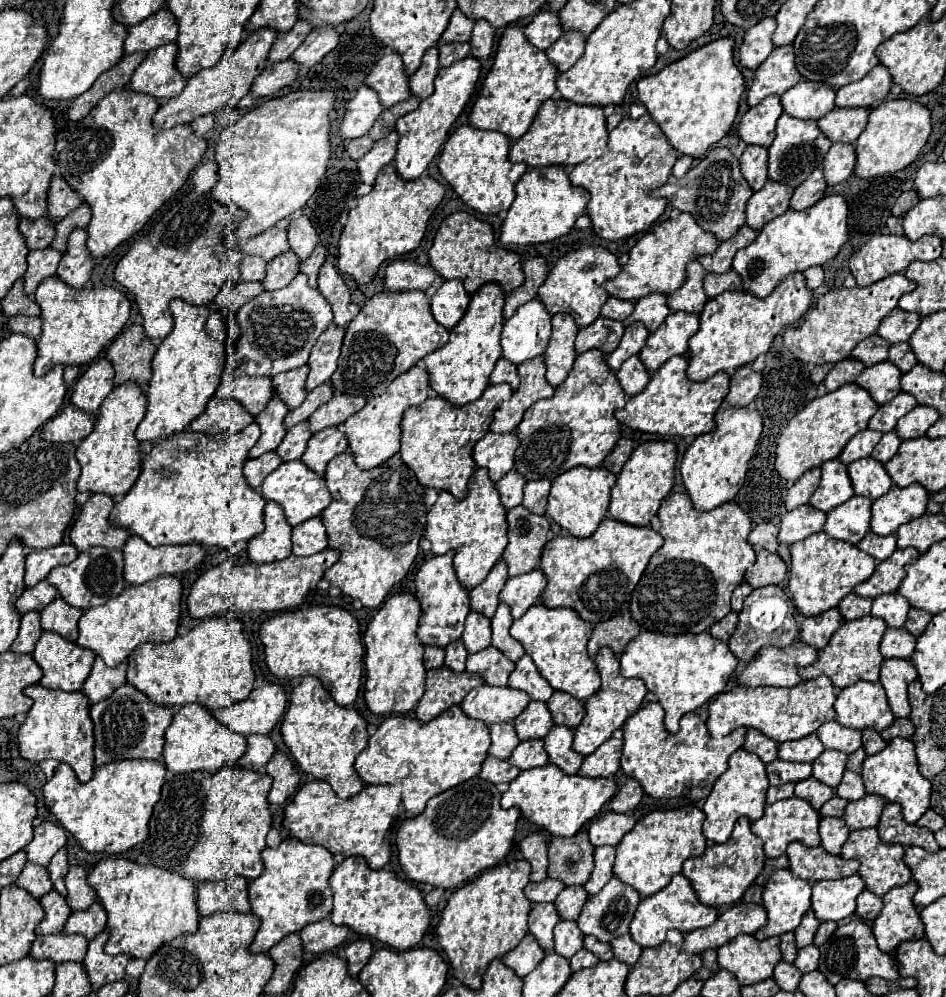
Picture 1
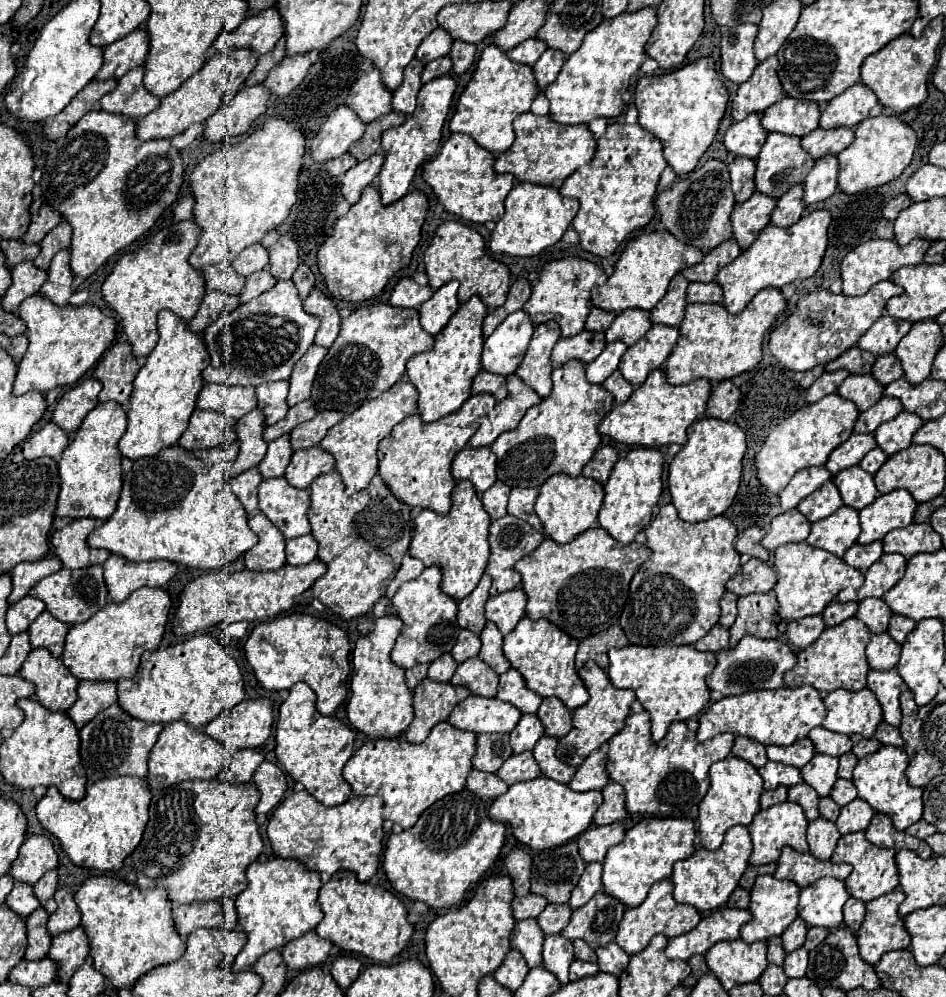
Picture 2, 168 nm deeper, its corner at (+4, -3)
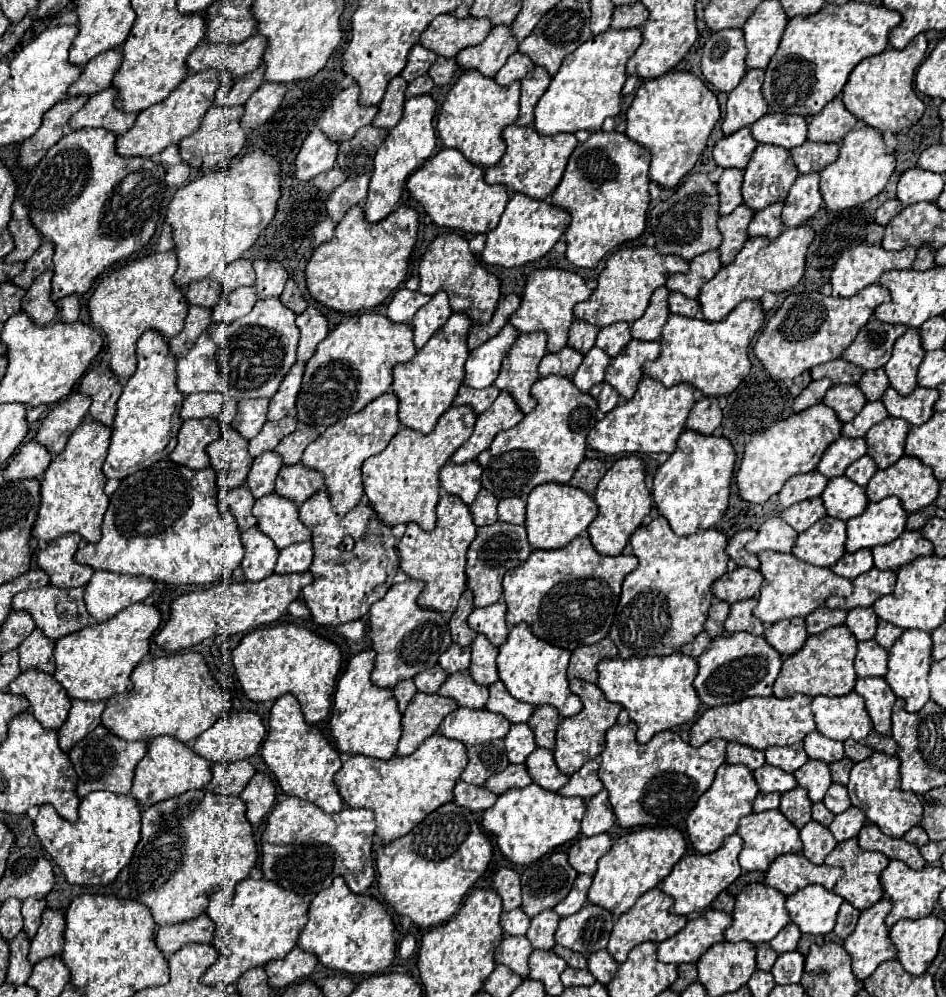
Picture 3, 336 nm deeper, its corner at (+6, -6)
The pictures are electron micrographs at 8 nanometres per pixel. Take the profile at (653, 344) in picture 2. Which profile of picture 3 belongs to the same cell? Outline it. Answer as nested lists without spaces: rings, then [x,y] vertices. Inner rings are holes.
[[[632,339],[616,359],[610,361],[606,369],[606,383],[610,383],[624,399],[632,399],[638,389],[638,381],[644,377],[642,367],[650,359],[658,359],[660,341],[640,341]]]

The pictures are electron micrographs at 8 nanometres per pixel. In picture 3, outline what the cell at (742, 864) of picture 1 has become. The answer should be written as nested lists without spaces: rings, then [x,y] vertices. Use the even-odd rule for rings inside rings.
[[[730,835],[722,847],[714,853],[702,855],[702,853],[694,853],[694,855],[686,855],[680,859],[678,865],[674,865],[672,873],[662,881],[660,889],[670,895],[674,899],[672,905],[672,913],[676,915],[690,915],[690,913],[702,913],[706,907],[710,907],[710,903],[728,889],[730,883],[734,883],[742,869],[738,865],[738,853],[742,849],[744,841],[740,835]]]

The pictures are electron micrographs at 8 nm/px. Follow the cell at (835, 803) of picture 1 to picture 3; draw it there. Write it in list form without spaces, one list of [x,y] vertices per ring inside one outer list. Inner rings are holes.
[[[820,801],[820,803],[814,803],[814,805],[812,805],[812,819],[828,827],[828,825],[832,823],[832,819],[834,819],[834,813],[828,811],[826,805]]]

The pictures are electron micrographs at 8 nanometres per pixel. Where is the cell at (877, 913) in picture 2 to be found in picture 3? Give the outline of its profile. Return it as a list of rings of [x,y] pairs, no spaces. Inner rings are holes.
[[[880,899],[860,913],[858,925],[846,937],[844,949],[852,957],[852,969],[858,979],[866,979],[882,961],[896,959],[896,947],[890,941],[890,929],[884,919],[892,909],[890,899]]]

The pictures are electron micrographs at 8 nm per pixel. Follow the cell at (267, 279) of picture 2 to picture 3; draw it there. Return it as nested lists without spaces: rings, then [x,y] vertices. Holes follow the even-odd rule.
[[[238,287],[236,291],[228,293],[222,301],[216,303],[212,311],[212,321],[214,323],[230,323],[238,317],[244,317],[246,313],[252,311],[256,303],[256,289],[254,287]]]

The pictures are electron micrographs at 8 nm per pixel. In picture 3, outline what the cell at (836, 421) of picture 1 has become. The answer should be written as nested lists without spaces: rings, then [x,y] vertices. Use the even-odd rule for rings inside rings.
[[[824,403],[814,405],[806,411],[794,413],[792,417],[778,421],[774,427],[754,435],[754,439],[746,445],[744,459],[736,475],[740,497],[752,503],[768,501],[774,493],[782,489],[788,477],[814,471],[818,461],[822,459],[822,453],[840,435],[842,435],[842,421]]]

